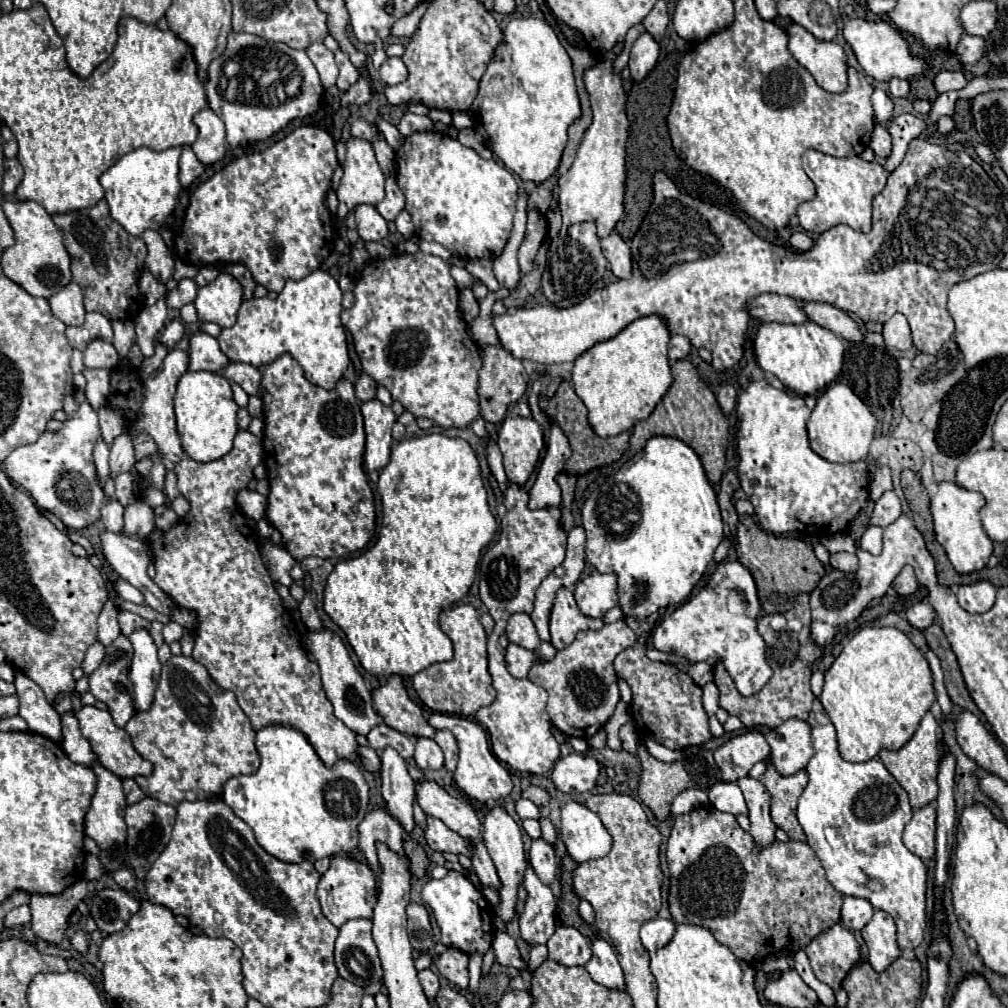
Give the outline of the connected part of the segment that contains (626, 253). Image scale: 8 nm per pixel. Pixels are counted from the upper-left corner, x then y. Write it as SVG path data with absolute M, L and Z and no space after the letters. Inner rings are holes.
M613 232L601 238L601 248L603 248L605 258L611 264L611 272L617 278L629 278L631 276L631 250L623 242L623 238L617 232Z

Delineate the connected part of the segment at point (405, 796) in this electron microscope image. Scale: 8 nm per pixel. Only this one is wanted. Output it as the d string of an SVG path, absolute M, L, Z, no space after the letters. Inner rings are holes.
M393 748L381 752L381 796L389 814L401 822L405 834L413 834L417 826L413 820L413 778L405 768L405 760Z

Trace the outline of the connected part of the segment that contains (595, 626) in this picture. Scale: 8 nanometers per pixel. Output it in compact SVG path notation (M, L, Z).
M561 588L557 592L553 608L551 608L551 620L549 620L551 644L557 650L563 650L567 644L571 644L577 632L581 632L581 630L601 630L601 626L605 626L603 620L585 618L577 610L577 604L575 604L571 590Z

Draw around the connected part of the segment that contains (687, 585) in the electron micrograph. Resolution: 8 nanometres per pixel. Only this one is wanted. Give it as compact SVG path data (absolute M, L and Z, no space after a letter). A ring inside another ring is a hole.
M653 436L645 448L619 468L603 486L591 492L583 506L583 528L587 532L587 560L599 572L615 572L619 582L619 606L625 616L647 618L661 606L683 602L701 580L715 548L725 538L725 524L717 504L717 494L707 480L701 458L693 448L677 438Z

